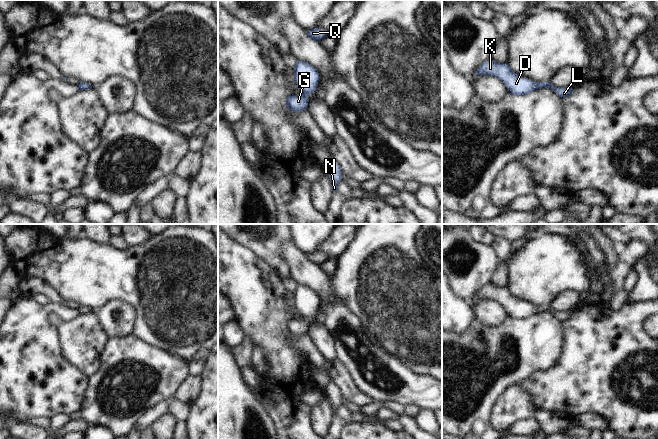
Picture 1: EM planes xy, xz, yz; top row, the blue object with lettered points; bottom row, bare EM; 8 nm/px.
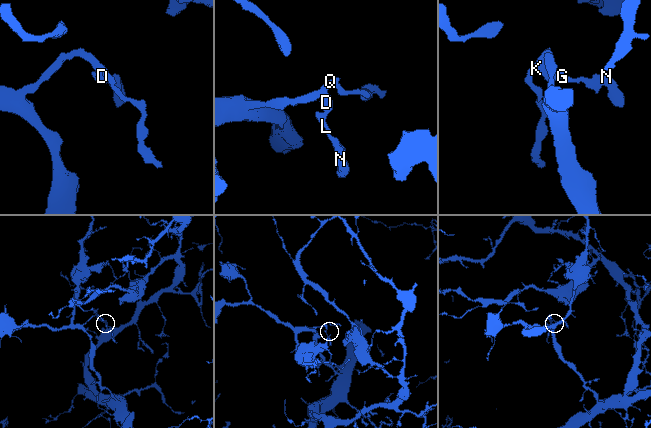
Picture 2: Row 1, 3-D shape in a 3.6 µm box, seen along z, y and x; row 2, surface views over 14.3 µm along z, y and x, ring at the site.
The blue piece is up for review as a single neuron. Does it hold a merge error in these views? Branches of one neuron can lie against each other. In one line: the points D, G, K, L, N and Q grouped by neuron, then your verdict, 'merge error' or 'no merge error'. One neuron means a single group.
groups D G K L N Q; no merge error

